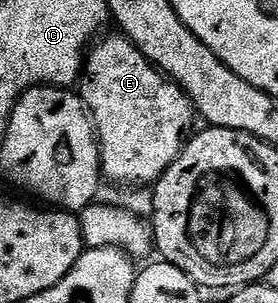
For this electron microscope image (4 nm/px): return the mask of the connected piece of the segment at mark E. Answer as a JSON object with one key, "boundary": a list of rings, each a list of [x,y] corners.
{"boundary":[[[119,32],[111,33],[105,33],[87,51],[78,93],[91,117],[92,125],[96,128],[103,177],[112,182],[129,182],[132,186],[138,185],[139,182],[152,184],[168,171],[172,161],[184,148],[186,135],[193,129],[192,102],[177,82],[172,82],[160,73],[154,64],[150,64],[150,60],[146,60],[146,56],[142,56],[142,52],[138,52],[138,48],[134,48],[131,40]]]}

